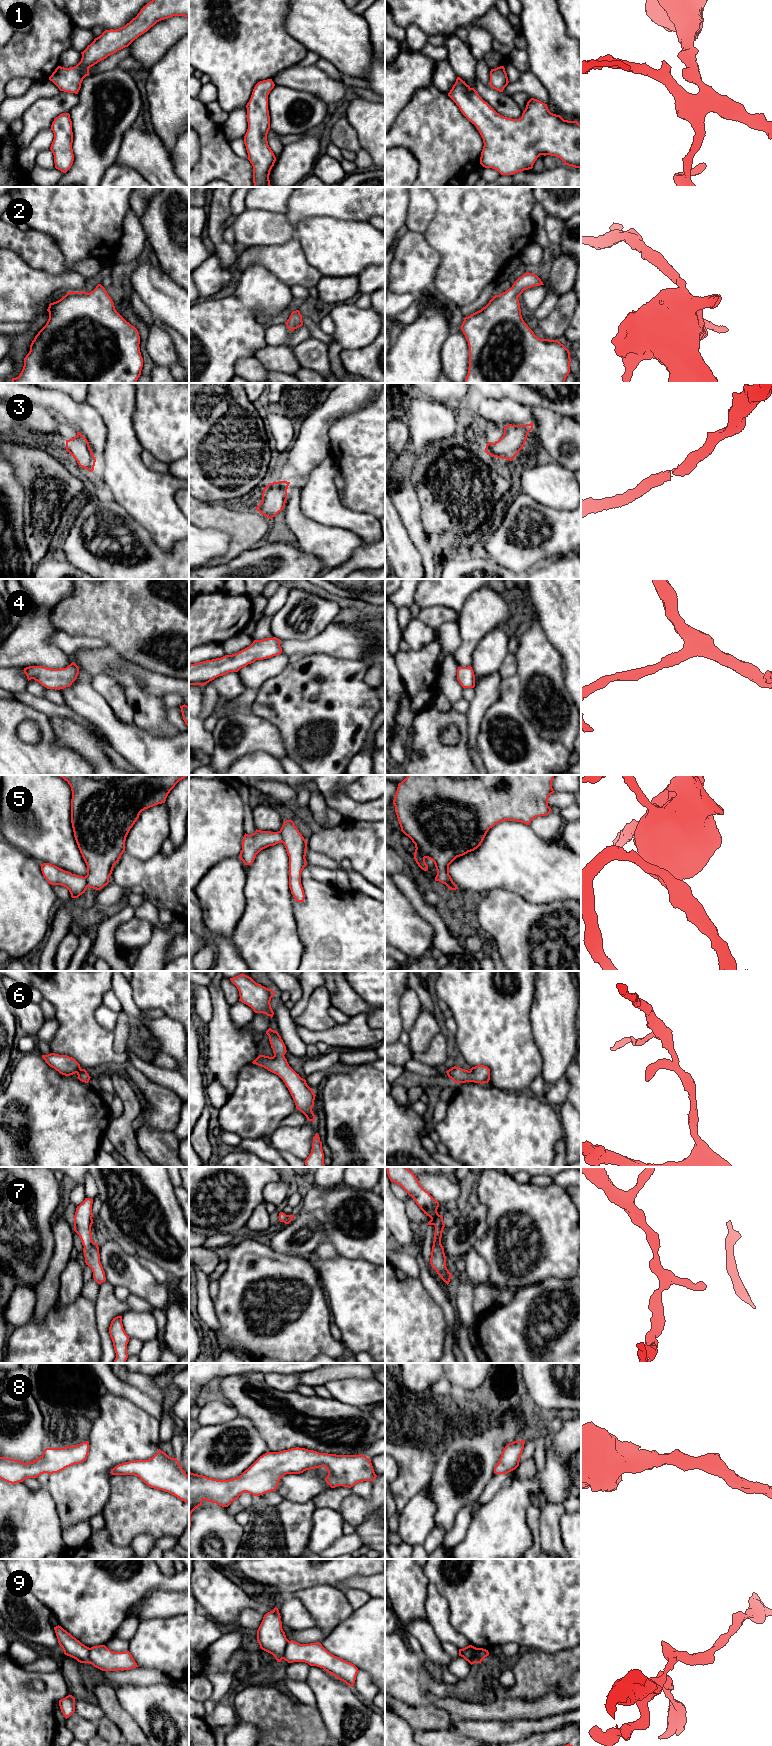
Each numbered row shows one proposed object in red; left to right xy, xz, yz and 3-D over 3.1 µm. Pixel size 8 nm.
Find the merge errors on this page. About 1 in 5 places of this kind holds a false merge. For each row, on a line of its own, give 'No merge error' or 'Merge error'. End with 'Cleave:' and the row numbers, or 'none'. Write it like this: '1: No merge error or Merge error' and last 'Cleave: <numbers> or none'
1: No merge error
2: No merge error
3: No merge error
4: No merge error
5: Merge error
6: No merge error
7: No merge error
8: No merge error
9: Merge error
Cleave: 5, 9

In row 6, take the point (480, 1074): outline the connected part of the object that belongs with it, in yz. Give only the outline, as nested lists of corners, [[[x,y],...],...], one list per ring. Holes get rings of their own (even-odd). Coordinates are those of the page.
[[[484,1065],[472,1067],[469,1071],[460,1067],[452,1067],[446,1071],[449,1078],[457,1083],[488,1083],[490,1080],[490,1069]]]

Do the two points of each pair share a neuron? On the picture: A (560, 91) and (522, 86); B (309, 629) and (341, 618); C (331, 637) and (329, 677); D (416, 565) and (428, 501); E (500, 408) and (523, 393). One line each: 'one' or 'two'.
A: two
B: two
C: two
D: two
E: two

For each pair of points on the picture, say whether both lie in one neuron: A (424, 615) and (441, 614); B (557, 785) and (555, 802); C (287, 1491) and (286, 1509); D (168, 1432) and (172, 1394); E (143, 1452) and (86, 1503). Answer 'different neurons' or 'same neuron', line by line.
A: same neuron
B: different neurons
C: different neurons
D: same neuron
E: same neuron

